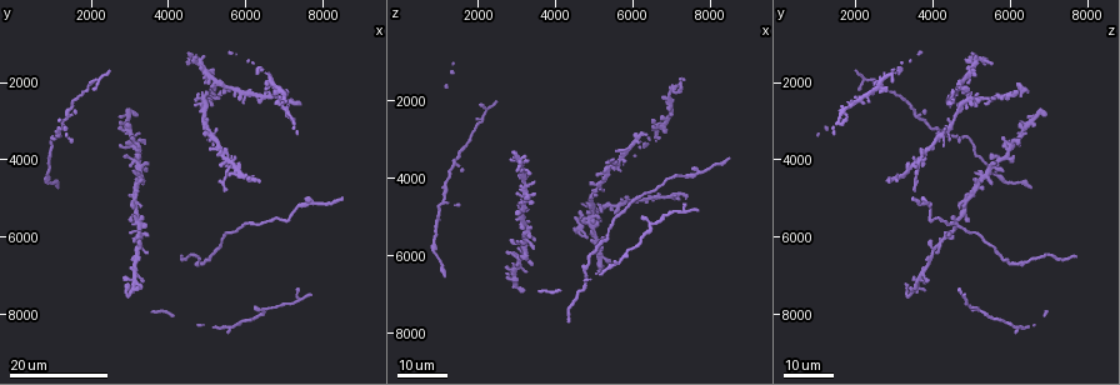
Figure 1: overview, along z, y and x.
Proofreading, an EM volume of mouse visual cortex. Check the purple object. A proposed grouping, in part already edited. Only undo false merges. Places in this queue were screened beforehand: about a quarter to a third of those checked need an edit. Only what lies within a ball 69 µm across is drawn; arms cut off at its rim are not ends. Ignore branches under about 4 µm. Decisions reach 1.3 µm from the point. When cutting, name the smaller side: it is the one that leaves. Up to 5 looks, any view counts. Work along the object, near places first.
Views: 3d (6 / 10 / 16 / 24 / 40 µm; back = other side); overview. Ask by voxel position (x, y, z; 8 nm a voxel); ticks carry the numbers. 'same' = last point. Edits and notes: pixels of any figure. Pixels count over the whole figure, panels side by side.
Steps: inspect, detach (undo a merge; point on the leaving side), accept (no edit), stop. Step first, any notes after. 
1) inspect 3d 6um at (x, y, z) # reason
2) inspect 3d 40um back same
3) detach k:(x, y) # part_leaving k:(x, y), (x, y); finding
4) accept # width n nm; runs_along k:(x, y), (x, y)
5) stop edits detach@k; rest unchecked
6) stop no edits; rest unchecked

inspect 3d 16um at (5600, 4050, 3550) # small branch off a trunk

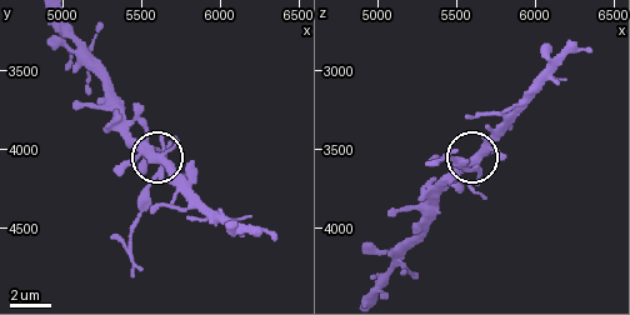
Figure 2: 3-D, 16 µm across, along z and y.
inspect 3d 10um at (5640, 4080, 3560)

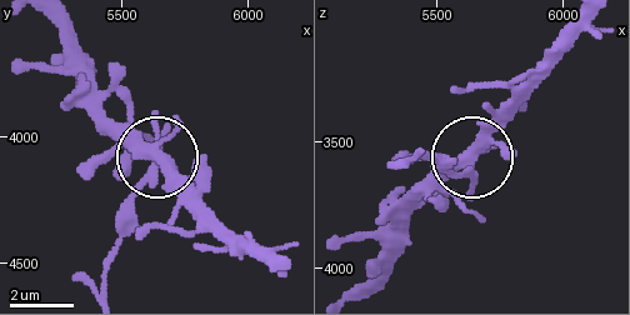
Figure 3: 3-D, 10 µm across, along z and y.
detach 3:(133, 199) # part_leaving 3:(474, 169), (453, 171), (418, 153); a second neuron is stuck on

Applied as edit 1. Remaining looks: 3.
inspect 3d 24um at (3100, 5050, 4950) # four-way junction

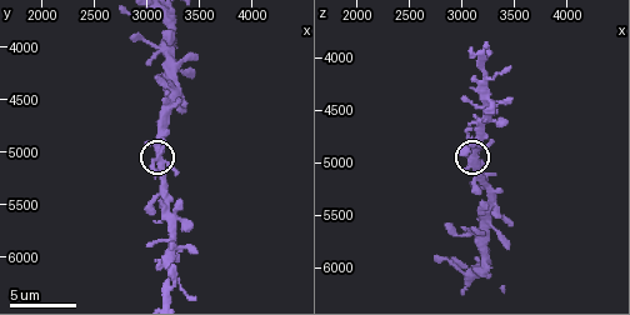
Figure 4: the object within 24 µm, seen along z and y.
inspect 3d 6um at (3120, 4980, 4920)

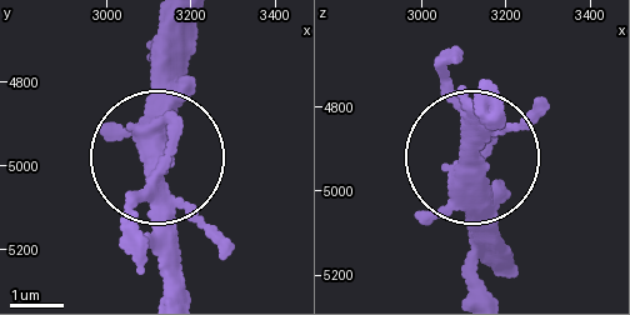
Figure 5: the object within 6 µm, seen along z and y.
accept # runs_along 5:(198, 21), (158, 169), (158, 271); one neuron here

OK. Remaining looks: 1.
stop edits detach@3; rest unchecked

